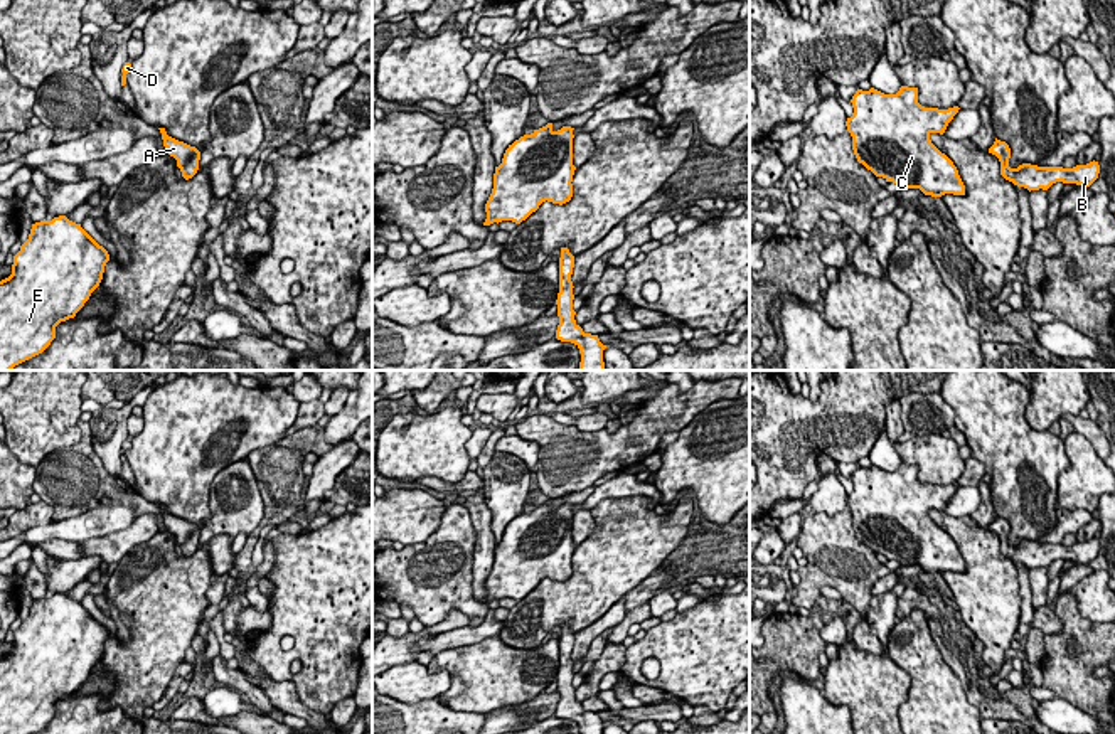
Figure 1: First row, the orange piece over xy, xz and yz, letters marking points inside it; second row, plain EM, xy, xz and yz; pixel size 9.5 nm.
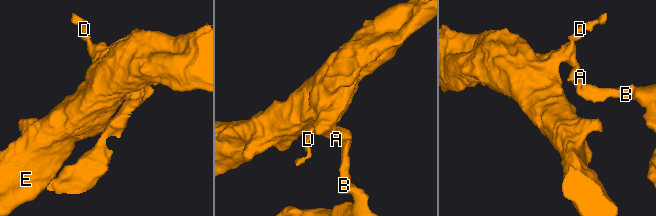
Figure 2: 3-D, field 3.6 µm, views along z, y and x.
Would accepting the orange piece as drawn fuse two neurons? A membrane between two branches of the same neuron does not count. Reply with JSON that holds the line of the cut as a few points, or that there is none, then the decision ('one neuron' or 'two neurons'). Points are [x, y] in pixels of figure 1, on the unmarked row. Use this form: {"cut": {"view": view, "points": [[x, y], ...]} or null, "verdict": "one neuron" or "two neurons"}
{"cut": null, "verdict": "one neuron"}

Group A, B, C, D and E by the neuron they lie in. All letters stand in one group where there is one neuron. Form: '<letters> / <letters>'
A B C D E

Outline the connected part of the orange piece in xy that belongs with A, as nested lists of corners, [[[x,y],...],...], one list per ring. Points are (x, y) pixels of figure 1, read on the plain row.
[[[158,505],[162,510],[163,524],[170,534],[177,537],[177,544],[185,557],[192,556],[199,547],[200,529],[184,519],[179,519],[167,512],[165,505]]]

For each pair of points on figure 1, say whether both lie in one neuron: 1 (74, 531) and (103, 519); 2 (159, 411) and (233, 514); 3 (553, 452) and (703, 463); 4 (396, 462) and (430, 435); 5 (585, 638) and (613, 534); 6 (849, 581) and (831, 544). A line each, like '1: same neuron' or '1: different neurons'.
1: same neuron
2: different neurons
3: different neurons
4: same neuron
5: different neurons
6: same neuron

